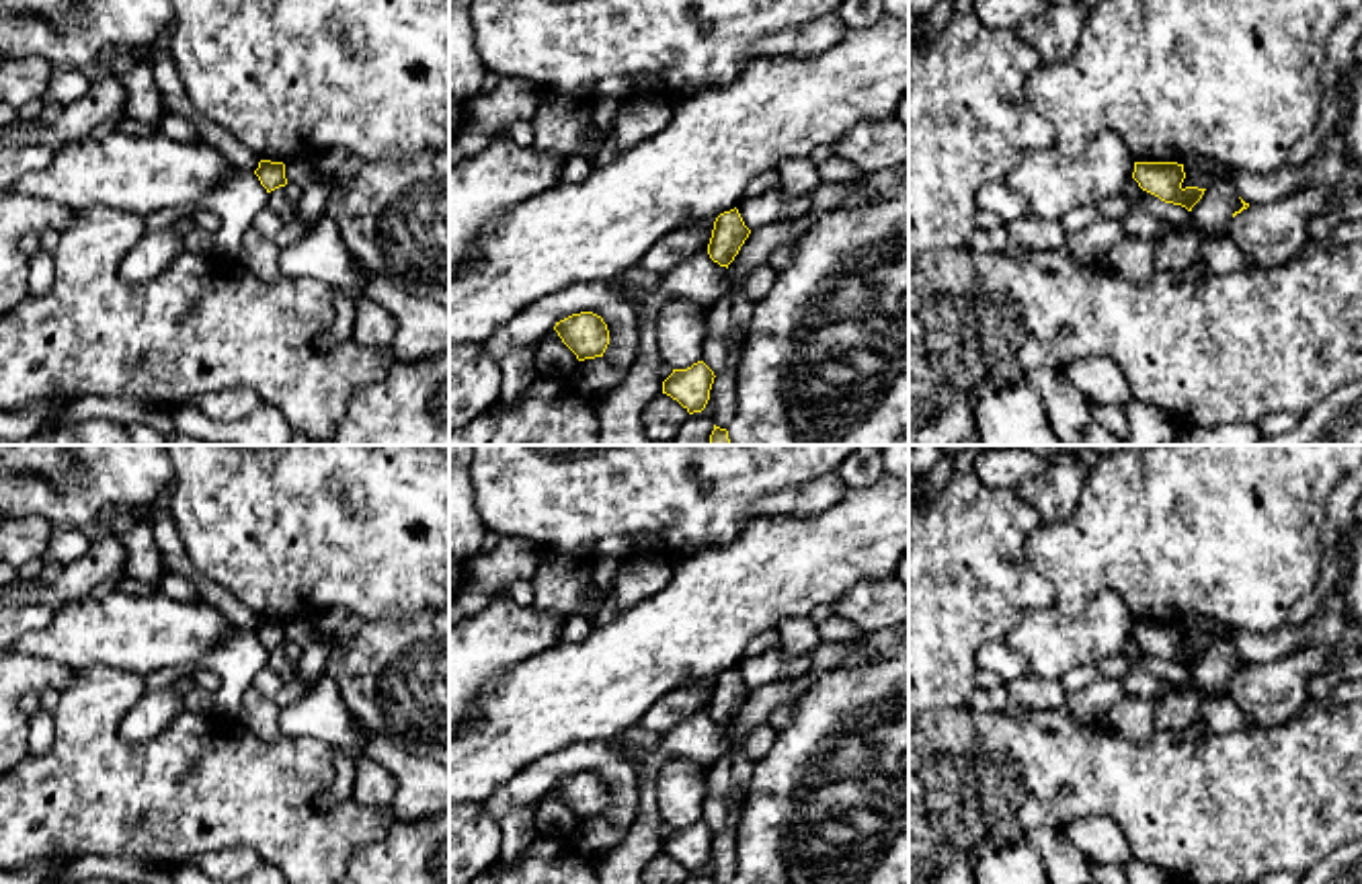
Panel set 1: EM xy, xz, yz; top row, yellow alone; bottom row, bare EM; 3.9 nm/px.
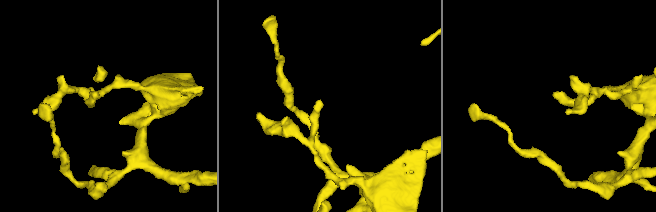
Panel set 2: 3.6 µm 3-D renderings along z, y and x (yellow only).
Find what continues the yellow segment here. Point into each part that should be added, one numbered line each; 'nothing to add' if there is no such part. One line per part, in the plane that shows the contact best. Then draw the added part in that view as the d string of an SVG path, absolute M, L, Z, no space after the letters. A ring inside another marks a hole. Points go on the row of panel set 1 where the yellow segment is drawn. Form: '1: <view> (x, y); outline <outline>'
nothing to add

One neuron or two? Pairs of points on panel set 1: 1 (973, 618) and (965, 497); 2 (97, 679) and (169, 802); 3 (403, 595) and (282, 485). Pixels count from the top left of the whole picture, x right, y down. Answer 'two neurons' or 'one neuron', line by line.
1: one neuron
2: one neuron
3: one neuron

